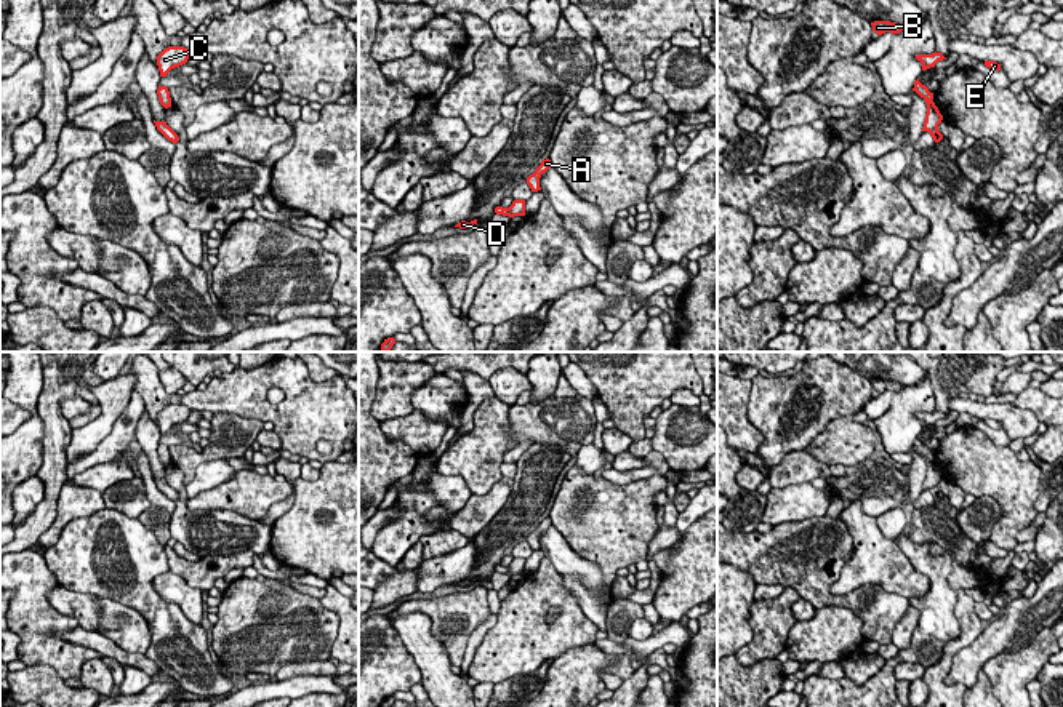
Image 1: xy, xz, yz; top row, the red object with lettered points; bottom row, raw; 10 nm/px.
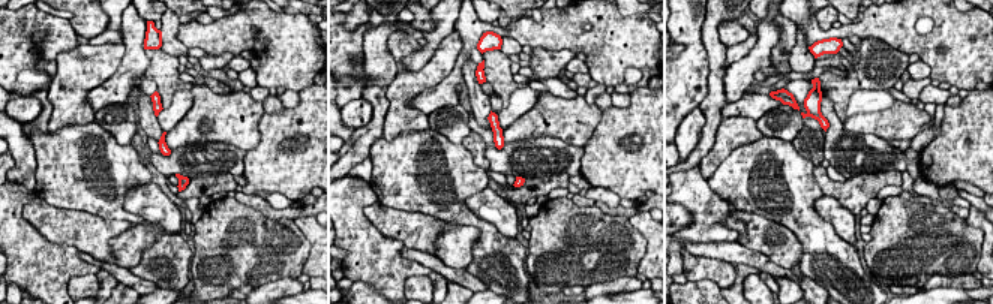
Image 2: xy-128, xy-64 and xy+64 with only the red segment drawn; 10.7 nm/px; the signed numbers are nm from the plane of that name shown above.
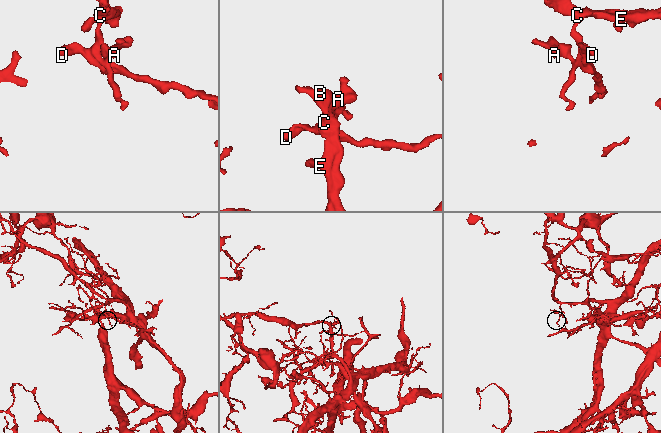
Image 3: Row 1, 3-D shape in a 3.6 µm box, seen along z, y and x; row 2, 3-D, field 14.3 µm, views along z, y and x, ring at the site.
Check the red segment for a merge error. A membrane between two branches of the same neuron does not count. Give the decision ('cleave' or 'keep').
cleave

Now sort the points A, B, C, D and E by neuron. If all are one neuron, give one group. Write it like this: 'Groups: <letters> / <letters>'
Groups: A D / B C E

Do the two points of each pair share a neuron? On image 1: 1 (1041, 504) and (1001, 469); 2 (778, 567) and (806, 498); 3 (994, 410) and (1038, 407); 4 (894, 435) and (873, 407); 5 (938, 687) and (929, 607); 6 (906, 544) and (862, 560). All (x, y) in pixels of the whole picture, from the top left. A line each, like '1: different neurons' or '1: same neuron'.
1: different neurons
2: different neurons
3: different neurons
4: different neurons
5: different neurons
6: different neurons

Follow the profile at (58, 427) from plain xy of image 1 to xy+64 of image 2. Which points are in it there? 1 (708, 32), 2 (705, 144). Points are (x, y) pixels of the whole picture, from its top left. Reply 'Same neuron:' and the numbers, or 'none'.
Same neuron: 1, 2

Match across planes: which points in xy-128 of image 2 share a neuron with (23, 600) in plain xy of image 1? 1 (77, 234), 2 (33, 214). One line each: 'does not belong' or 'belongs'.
1: does not belong
2: does not belong

